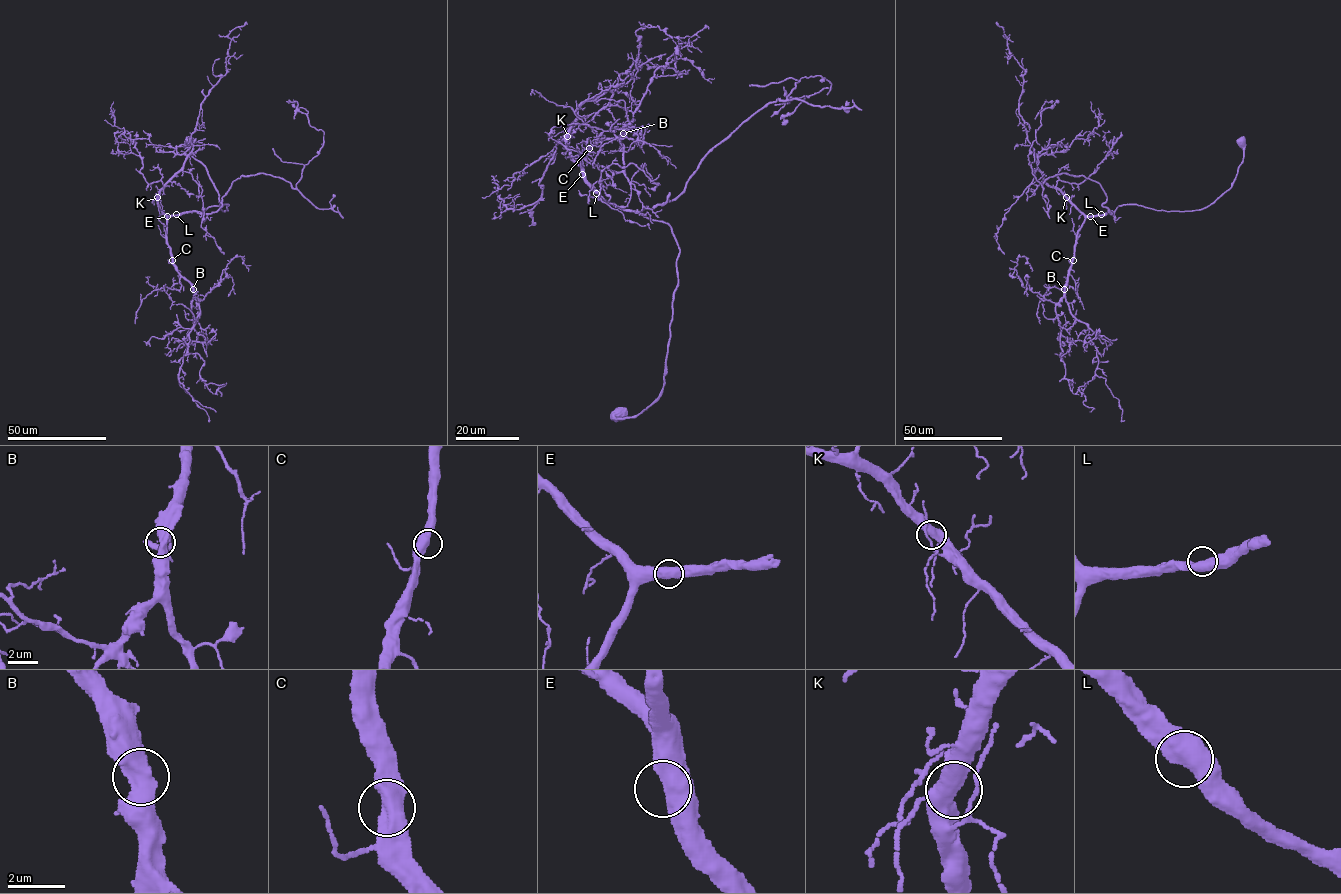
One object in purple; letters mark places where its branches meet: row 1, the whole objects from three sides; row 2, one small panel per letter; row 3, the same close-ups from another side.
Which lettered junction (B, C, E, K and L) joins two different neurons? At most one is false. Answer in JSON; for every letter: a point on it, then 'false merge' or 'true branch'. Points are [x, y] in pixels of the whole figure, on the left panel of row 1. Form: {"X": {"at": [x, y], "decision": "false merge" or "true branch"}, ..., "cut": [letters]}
{"B": {"at": [193, 289], "decision": "true branch"}, "C": {"at": [172, 260], "decision": "true branch"}, "E": {"at": [167, 216], "decision": "true branch"}, "K": {"at": [157, 197], "decision": "true branch"}, "L": {"at": [176, 214], "decision": "true branch"}, "cut": []}

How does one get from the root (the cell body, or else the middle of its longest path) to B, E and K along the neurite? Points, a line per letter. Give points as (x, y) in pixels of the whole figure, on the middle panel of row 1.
B: (615, 415), (634, 418), (662, 389), (680, 251), (667, 223), (609, 204), (586, 178), (581, 154), (623, 133)
E: (615, 415), (634, 418), (652, 404), (662, 389), (680, 249), (667, 223), (609, 204), (582, 174)
K: (615, 415), (634, 418), (662, 389), (680, 249), (667, 223), (620, 209), (603, 197), (586, 179), (567, 136)

